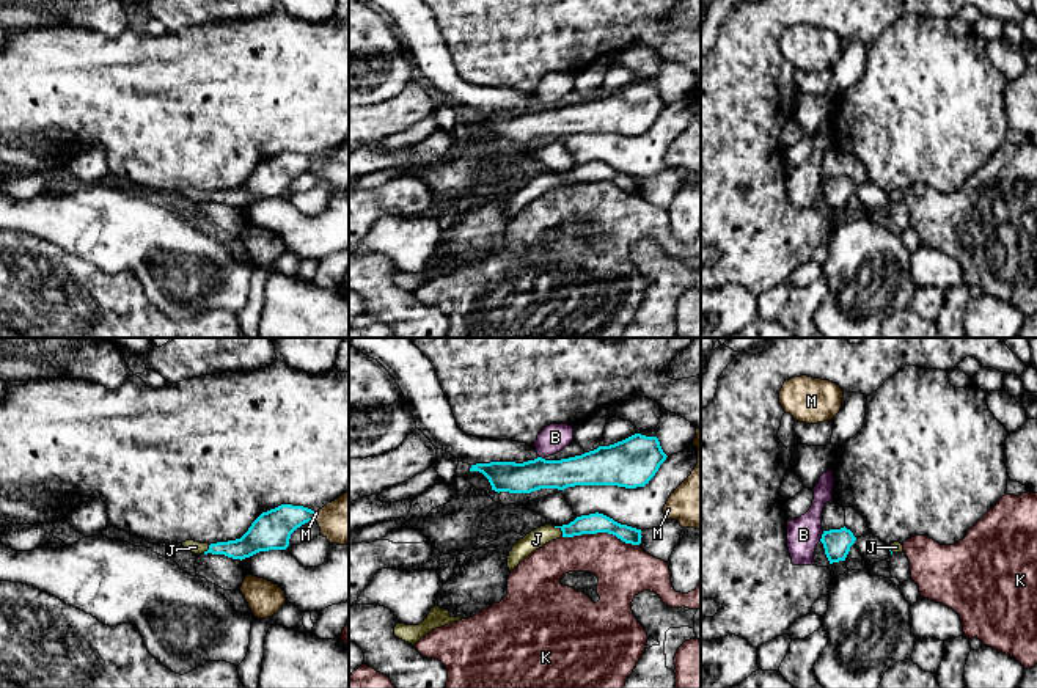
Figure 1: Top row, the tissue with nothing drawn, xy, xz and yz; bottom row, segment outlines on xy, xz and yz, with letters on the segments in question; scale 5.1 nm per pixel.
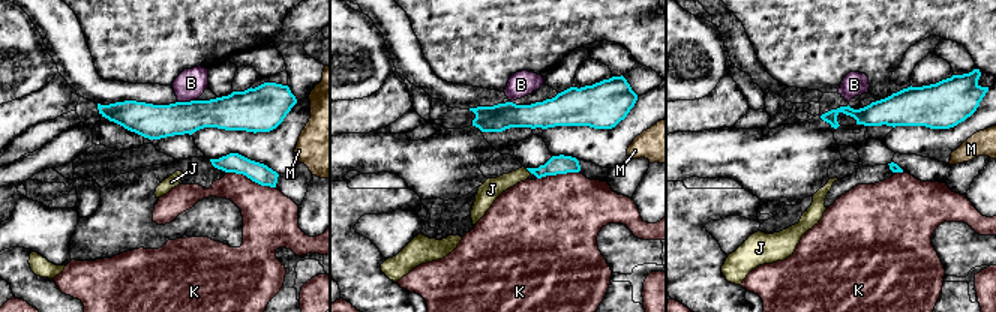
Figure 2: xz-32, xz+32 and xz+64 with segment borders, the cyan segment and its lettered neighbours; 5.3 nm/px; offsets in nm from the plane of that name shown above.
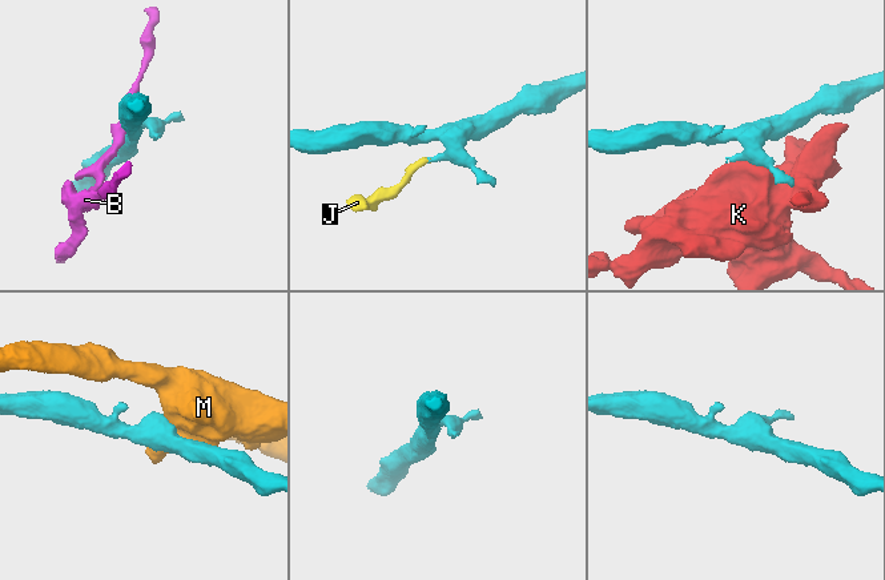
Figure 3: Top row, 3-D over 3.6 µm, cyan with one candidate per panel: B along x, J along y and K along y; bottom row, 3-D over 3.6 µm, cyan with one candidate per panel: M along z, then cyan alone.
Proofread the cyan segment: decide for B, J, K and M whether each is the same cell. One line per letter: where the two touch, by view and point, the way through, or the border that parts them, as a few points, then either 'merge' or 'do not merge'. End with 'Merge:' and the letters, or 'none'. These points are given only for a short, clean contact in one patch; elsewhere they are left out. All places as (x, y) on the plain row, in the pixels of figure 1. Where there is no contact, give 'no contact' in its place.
B: meets cyan in yz at (822, 184); border along yz (824, 179), (819, 189); do not merge
J: meets cyan in xz at (561, 178); runs through xz (593, 172), (561, 178), (536, 187); merge
K: meets cyan in xz at (600, 179); do not merge
M: meets cyan in xy at (315, 164); do not merge
Merge: J

